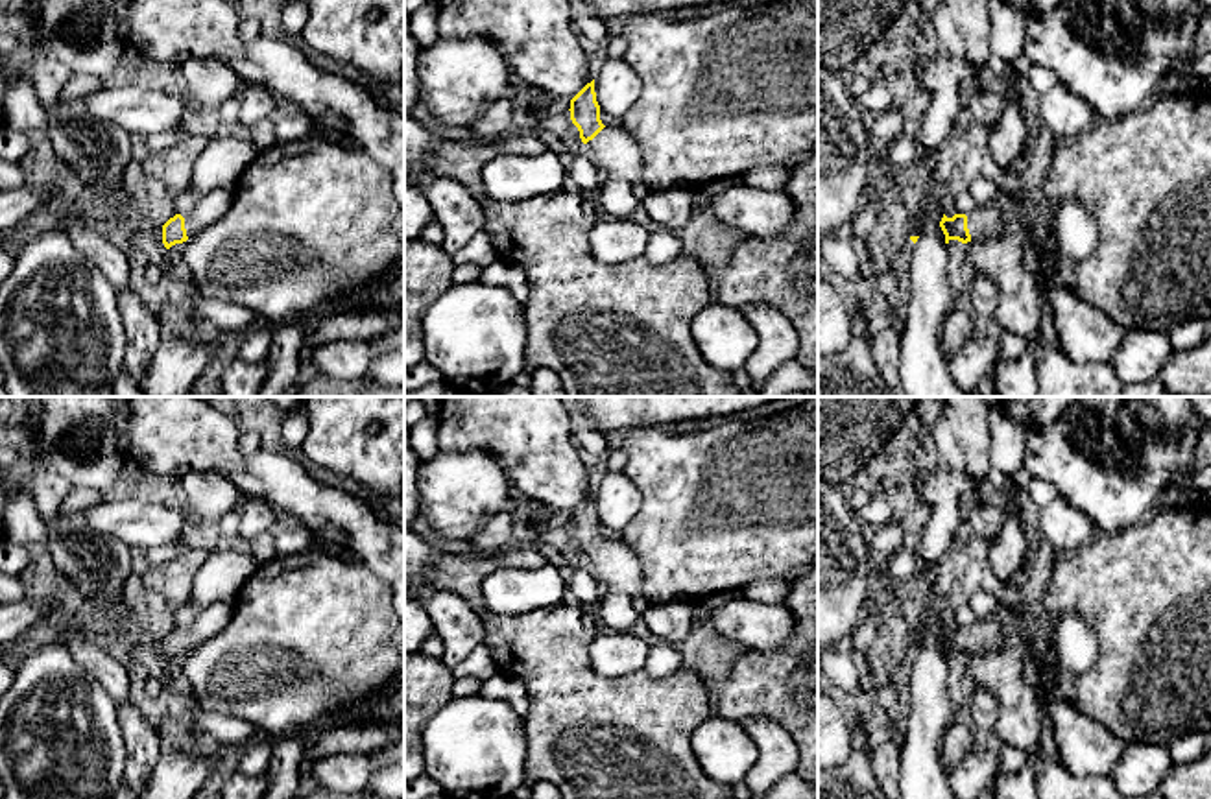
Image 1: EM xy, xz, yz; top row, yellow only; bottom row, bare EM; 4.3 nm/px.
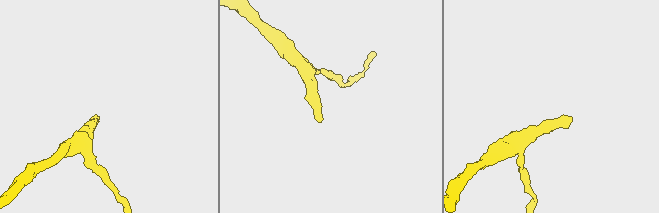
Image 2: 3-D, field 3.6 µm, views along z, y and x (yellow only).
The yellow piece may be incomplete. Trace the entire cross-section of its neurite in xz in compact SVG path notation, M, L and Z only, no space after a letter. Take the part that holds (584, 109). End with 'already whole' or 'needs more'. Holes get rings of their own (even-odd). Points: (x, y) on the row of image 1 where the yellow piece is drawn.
M594 79L570 100L569 111L602 177L629 183L637 197L642 199L648 188L641 183L642 159L639 144L622 125L606 127L602 124Z | needs more

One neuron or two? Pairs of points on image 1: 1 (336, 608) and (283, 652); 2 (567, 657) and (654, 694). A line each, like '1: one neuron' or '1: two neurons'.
1: one neuron
2: one neuron

